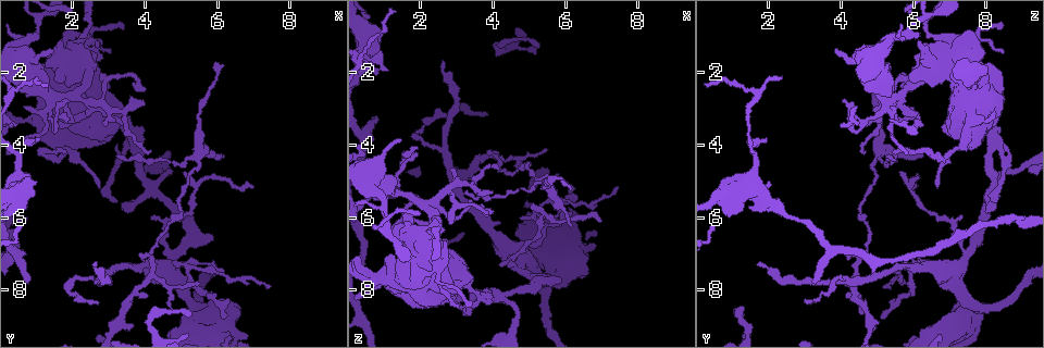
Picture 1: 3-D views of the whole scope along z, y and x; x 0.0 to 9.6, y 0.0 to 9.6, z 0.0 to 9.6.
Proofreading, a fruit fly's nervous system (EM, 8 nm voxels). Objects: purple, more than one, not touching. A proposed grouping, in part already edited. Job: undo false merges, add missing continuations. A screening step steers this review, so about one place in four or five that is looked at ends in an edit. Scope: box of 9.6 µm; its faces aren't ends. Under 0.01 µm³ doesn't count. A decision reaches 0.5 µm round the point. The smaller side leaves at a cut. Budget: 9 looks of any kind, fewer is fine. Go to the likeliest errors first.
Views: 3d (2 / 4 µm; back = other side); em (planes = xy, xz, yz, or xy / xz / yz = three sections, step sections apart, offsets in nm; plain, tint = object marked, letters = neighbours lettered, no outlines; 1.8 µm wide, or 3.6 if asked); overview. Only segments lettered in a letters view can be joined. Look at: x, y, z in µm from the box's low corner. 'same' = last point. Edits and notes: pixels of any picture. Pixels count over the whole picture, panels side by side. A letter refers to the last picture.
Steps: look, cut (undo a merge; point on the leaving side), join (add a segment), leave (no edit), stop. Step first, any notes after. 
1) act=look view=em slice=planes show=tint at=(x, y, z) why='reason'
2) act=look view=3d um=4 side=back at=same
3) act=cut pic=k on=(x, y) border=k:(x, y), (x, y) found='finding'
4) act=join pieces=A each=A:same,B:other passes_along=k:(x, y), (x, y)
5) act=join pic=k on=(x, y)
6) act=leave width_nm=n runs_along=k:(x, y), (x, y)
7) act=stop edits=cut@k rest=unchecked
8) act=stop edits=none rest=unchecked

act=look view=3d um=4 at=(5.35, 8.45, 7.75) why='narrows sharply'

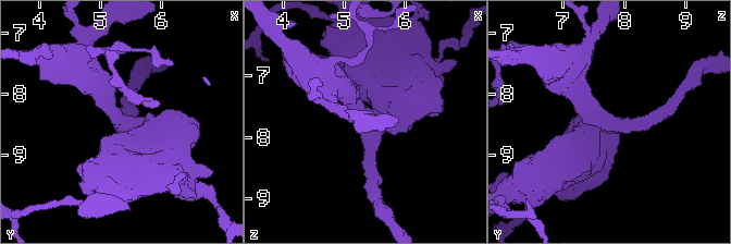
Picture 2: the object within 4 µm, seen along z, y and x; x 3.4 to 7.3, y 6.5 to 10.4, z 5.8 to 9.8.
act=look view=em slice=xz step=4 show=letters at=(5.40, 8.45, 7.70) arms=3 arm_widths_nm=220,340,650 why='need the tissue'

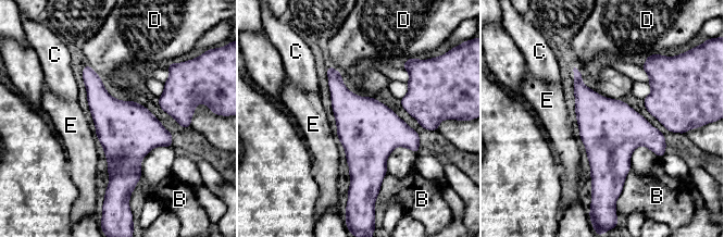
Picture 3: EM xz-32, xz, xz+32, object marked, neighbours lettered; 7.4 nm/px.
act=leave width_nm=440 each=B:other,C:other,D:other,E:other found='all the same cell'

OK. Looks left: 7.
act=look view=em um=3.6 slice=xy step=8 show=tint at=(2.20, 1.20, 6.75)

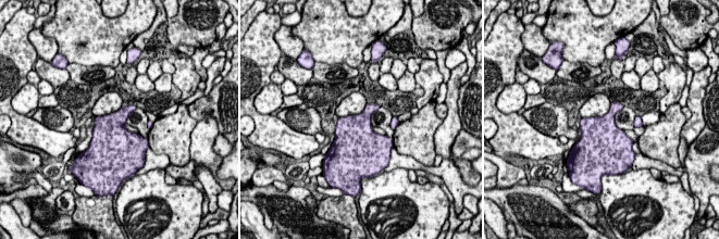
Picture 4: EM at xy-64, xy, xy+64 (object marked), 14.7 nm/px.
act=look view=em um=3.6 slice=planes show=letters at=same why='another direction'

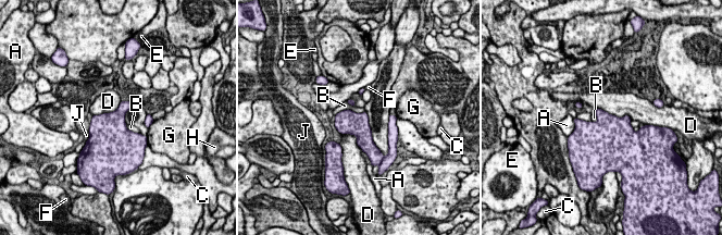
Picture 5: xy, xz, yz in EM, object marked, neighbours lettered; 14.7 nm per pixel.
act=leave each=A:other,B:other,C:other,D:other,E:other,F:other,G:other,H:other,J:other border=5:(365, 111), (341, 110), (335, 115) found='all the same cell'

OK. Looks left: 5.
act=look view=3d um=4 at=(0.80, 7.75, 3.20) why='branch stops here'

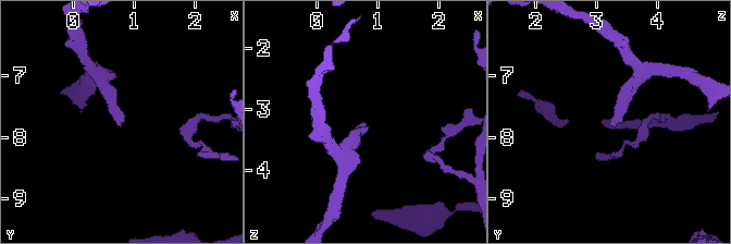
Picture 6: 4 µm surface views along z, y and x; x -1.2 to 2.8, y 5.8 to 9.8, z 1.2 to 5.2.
act=look view=em slice=planes show=letters at=(0.80, 7.75, 3.20) why='need the tissue'

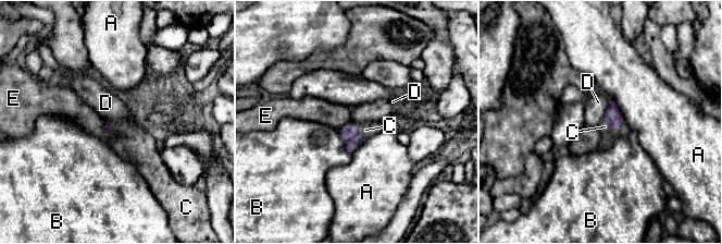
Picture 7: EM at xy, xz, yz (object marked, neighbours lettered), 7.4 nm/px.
act=join pieces=C each=A:other,B:other,C:same,D:other,E:other passes_along=7:(349, 134), (360, 138), (365, 130) found='it goes on there'

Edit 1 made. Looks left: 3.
act=look view=overview

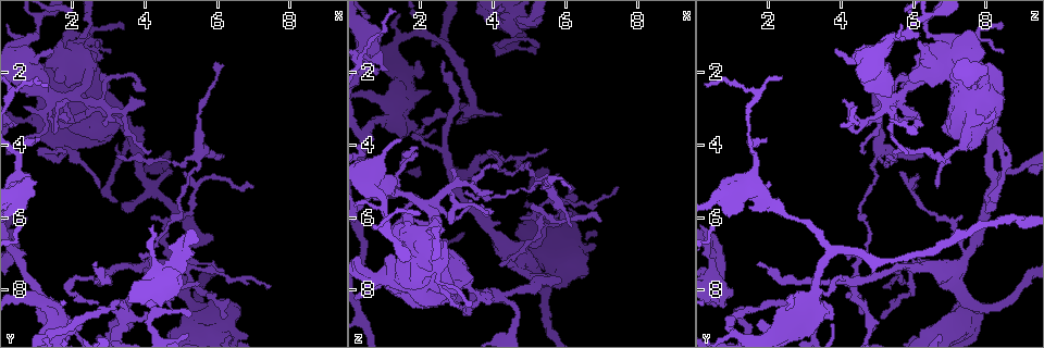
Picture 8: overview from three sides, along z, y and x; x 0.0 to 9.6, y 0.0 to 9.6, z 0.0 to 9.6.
act=look view=3d um=2 at=(2.70, 7.25, 1.65) why='branch stops here'

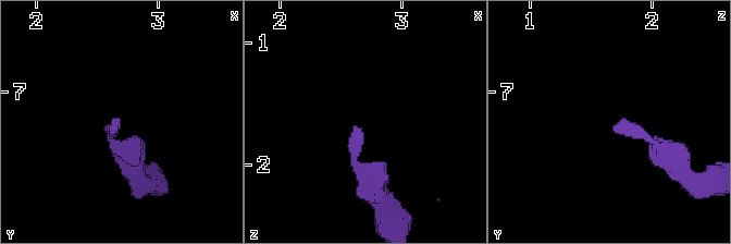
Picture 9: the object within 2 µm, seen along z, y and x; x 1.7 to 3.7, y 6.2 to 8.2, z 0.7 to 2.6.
act=look view=em slice=planes show=letters at=(2.64, 7.26, 1.72) why='now the EM'

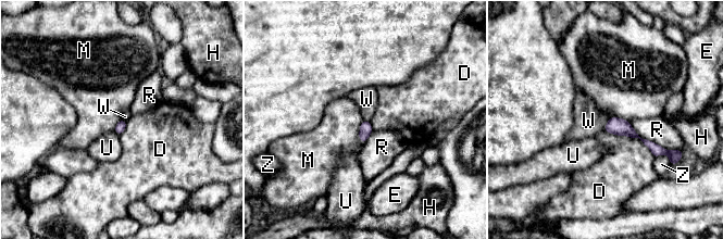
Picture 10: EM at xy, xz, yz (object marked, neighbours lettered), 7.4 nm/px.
act=leave each=D:other,E:other,H:other,M:other,R:other,U:other,W:other,Z:other found='none of them fits'

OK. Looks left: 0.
act=stop edits=join@7 rest=unchecked

